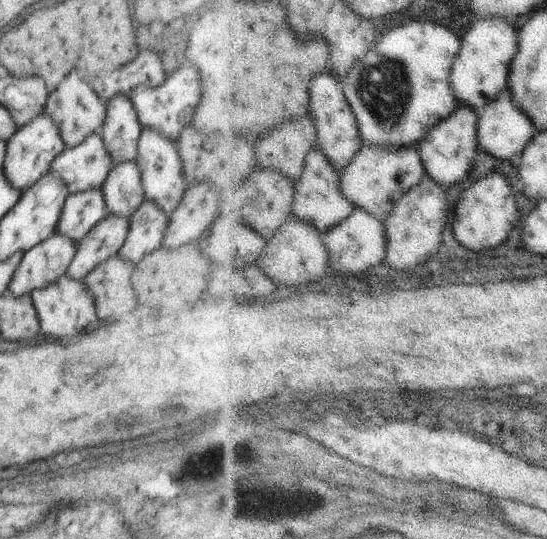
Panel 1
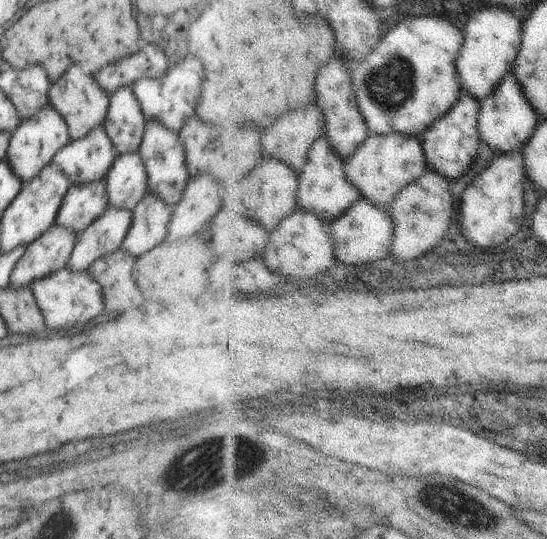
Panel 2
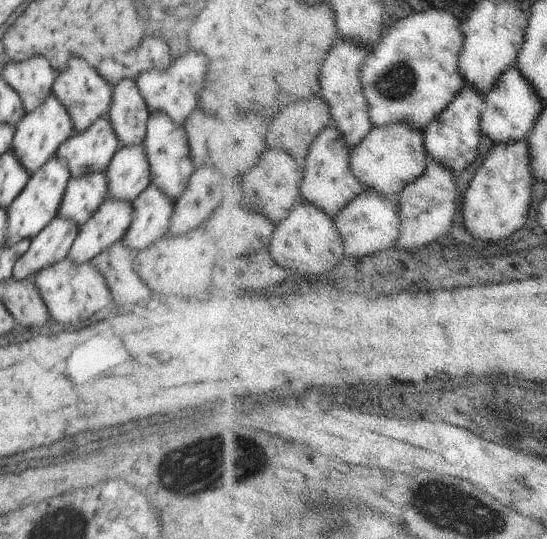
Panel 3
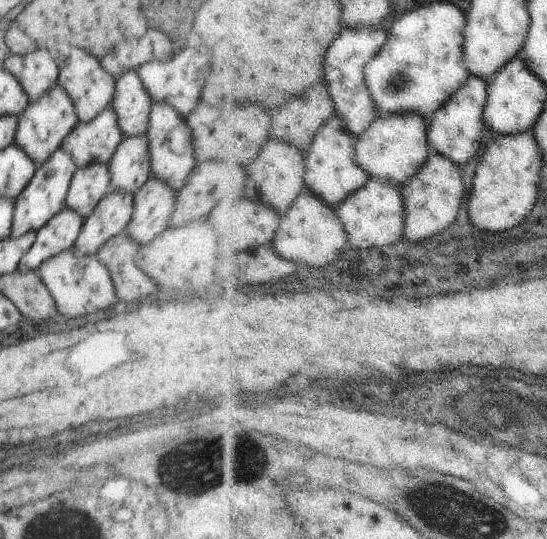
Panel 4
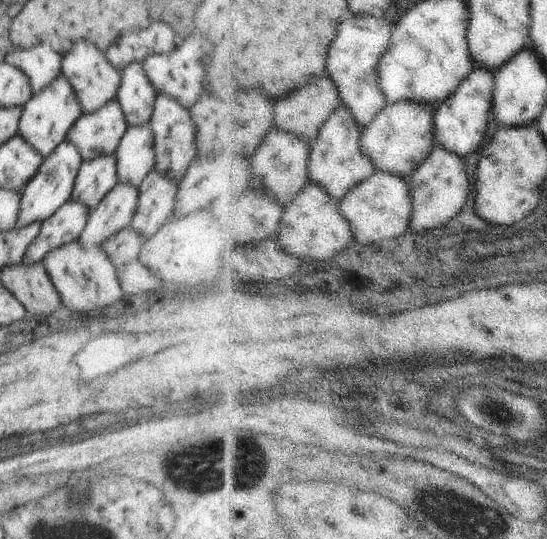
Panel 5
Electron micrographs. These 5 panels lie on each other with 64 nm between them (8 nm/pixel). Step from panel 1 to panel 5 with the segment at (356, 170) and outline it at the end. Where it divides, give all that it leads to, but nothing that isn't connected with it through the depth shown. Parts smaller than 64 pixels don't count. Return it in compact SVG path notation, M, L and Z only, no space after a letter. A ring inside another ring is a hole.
M406 101L387 107L364 130L364 154L375 162L377 171L384 171L409 180L436 147L435 109L433 106Z

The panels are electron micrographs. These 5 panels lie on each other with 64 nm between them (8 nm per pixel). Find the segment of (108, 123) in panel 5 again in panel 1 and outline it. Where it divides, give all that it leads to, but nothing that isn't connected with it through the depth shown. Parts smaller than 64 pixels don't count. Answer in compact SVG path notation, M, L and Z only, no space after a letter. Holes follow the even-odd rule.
M98 132L74 148L65 148L52 161L49 170L65 182L70 193L81 193L100 189L113 165L113 158Z

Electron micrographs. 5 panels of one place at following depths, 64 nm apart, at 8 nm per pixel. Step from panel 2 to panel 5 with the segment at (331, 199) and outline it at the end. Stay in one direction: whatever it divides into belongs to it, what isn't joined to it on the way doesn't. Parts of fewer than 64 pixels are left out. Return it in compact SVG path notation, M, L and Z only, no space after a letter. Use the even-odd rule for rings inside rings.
M346 104L336 111L335 115L324 125L317 142L312 146L309 175L311 181L323 186L337 203L342 203L356 187L376 174L375 162L364 154L362 142L364 129L353 117L352 111Z

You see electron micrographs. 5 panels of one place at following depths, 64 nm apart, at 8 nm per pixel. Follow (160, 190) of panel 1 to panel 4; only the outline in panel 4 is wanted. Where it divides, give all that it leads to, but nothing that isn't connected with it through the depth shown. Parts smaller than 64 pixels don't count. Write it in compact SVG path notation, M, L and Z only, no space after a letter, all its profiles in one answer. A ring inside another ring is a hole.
M153 102L152 112L146 135L150 142L151 173L157 180L164 182L169 188L172 188L178 195L180 188L184 188L188 174L194 168L194 140L192 132L188 130L186 118L182 118L172 106L166 102Z

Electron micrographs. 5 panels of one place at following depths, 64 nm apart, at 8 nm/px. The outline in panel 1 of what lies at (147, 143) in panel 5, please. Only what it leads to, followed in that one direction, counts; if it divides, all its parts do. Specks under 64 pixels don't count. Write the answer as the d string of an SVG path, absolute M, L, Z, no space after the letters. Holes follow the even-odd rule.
M135 161L114 164L101 191L109 215L130 220L145 200L139 166Z

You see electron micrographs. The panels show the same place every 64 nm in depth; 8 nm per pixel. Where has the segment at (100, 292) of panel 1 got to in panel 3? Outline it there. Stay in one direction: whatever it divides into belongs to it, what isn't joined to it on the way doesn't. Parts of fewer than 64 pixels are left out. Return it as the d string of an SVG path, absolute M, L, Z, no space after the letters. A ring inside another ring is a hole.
M121 239L110 244L91 261L92 266L96 266L104 276L111 297L114 298L114 304L118 308L128 304L138 304L150 298L148 286L132 270L136 252L130 249L132 248L124 244L124 240Z

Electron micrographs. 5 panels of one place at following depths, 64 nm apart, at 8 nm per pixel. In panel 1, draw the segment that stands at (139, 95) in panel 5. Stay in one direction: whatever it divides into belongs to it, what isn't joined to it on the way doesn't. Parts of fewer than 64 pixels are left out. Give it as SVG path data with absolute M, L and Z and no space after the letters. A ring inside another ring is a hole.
M116 95L106 102L106 114L100 136L114 164L135 161L142 128L127 95Z

